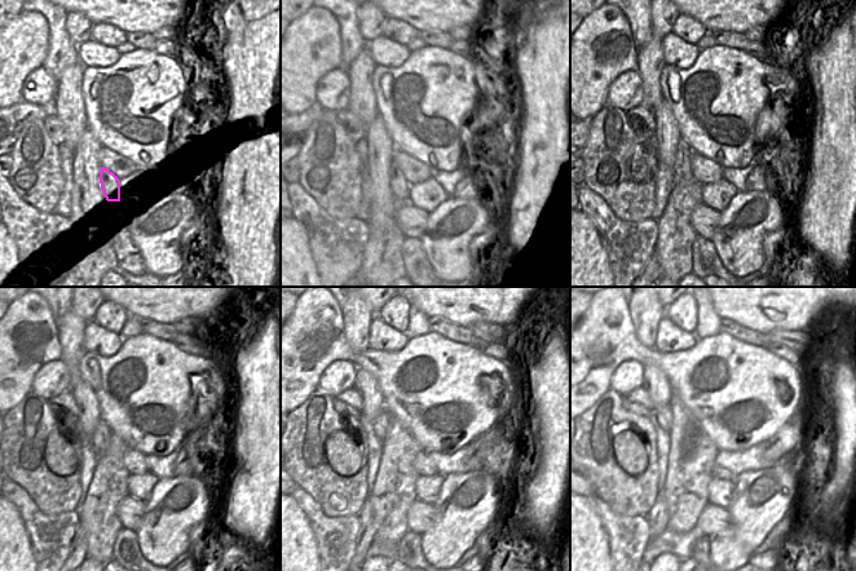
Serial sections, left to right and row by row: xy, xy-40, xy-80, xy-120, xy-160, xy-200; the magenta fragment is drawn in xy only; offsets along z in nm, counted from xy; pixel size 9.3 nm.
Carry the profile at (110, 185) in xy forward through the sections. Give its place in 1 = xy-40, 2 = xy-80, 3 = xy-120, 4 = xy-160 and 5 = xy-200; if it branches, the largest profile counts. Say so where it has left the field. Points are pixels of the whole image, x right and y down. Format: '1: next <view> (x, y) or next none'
1: next xy-40 (400, 187)
2: next xy-80 (682, 168)
3: next xy-120 (101, 438)
4: next xy-160 (380, 424)
5: next xy-200 (663, 414)

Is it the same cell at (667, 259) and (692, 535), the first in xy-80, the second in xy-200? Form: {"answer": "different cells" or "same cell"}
{"answer": "different cells"}

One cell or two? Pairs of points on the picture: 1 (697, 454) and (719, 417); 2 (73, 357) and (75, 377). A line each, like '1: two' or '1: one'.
1: two
2: one

